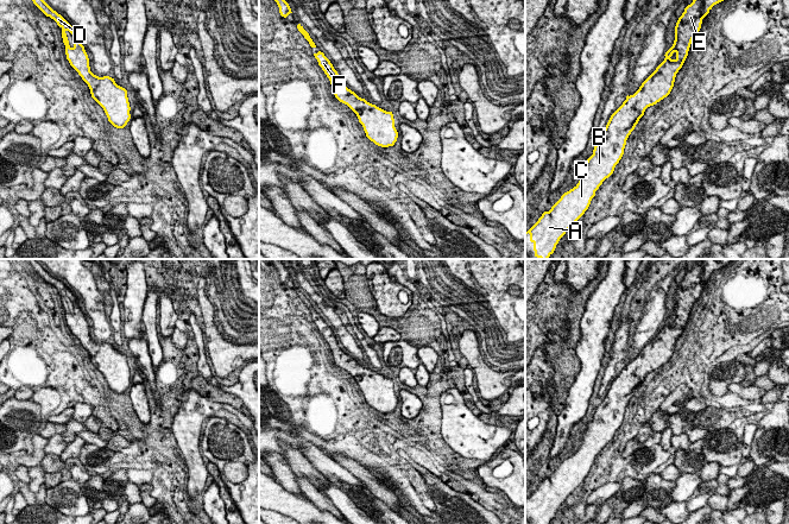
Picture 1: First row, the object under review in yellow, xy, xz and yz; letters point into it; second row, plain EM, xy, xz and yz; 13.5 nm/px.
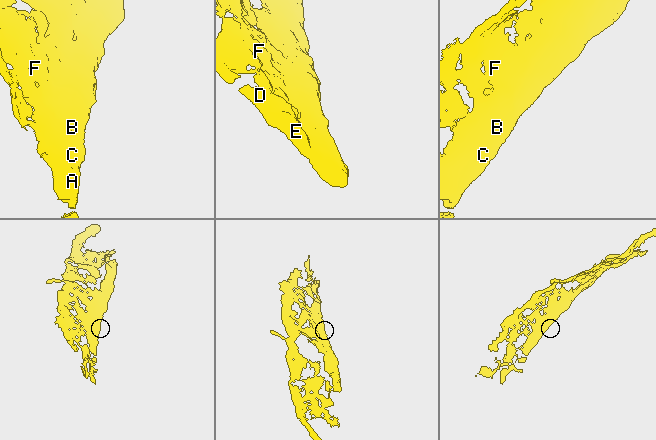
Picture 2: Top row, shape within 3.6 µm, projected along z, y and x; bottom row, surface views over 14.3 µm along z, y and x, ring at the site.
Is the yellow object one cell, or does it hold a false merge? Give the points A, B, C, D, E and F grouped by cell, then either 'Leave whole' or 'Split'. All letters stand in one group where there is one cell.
Groups: A B C D E F. Leave whole

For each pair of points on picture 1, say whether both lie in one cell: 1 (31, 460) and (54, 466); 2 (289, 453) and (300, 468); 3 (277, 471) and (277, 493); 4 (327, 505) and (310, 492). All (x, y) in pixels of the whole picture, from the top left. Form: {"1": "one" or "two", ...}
{"1": "two", "2": "one", "3": "two", "4": "one"}

